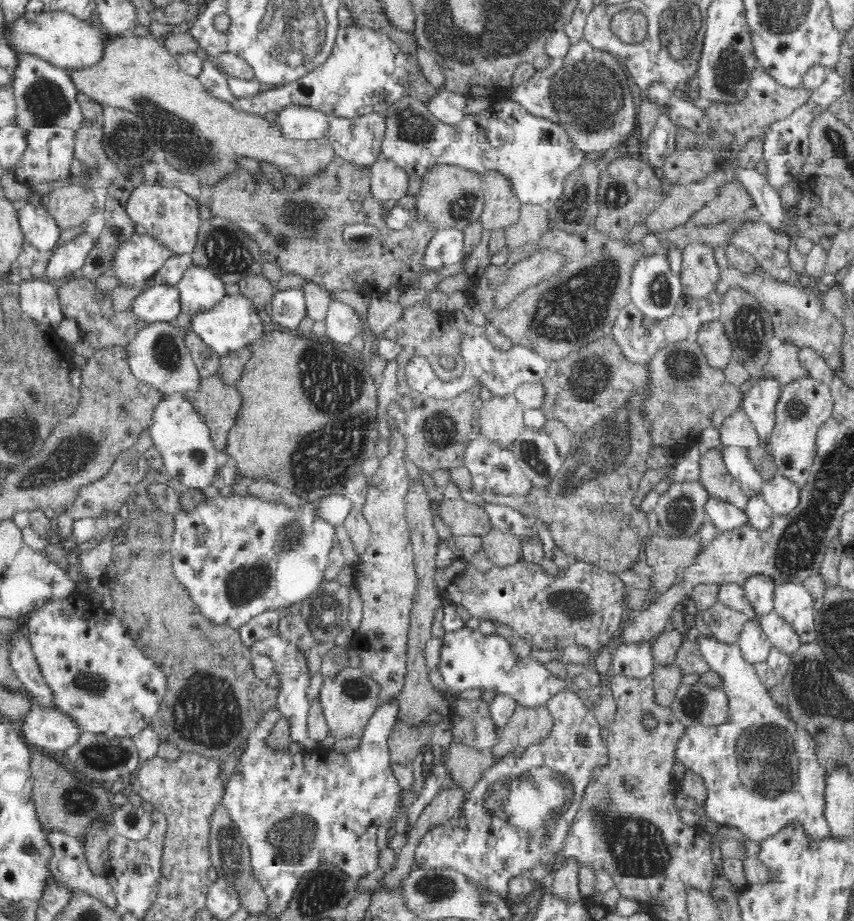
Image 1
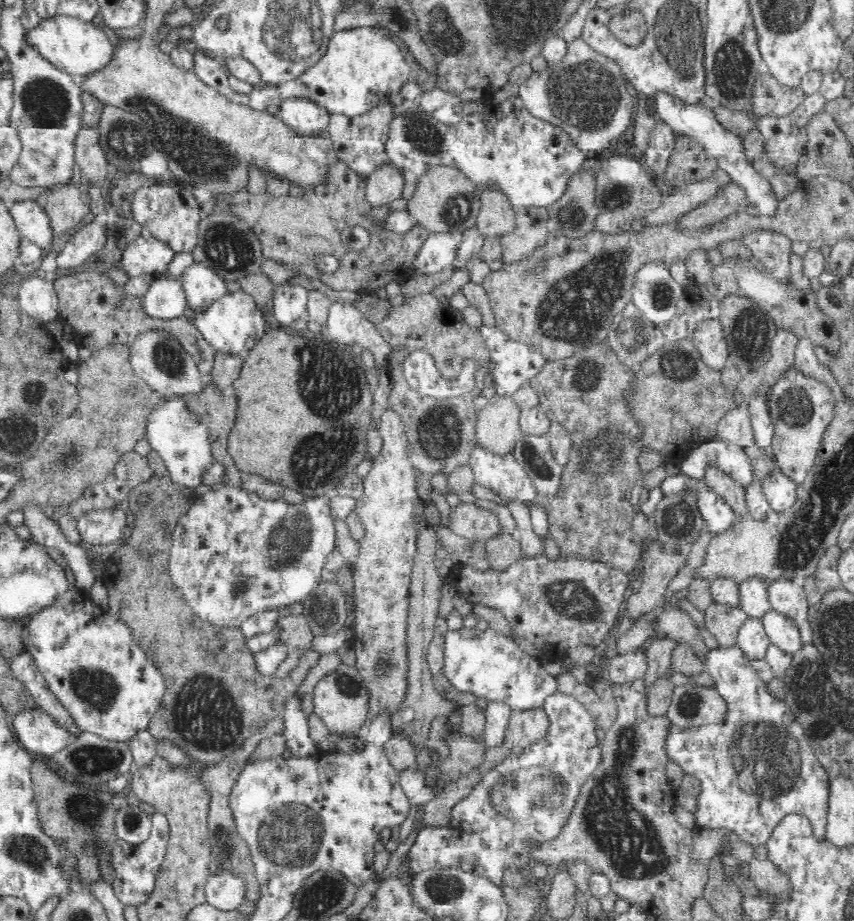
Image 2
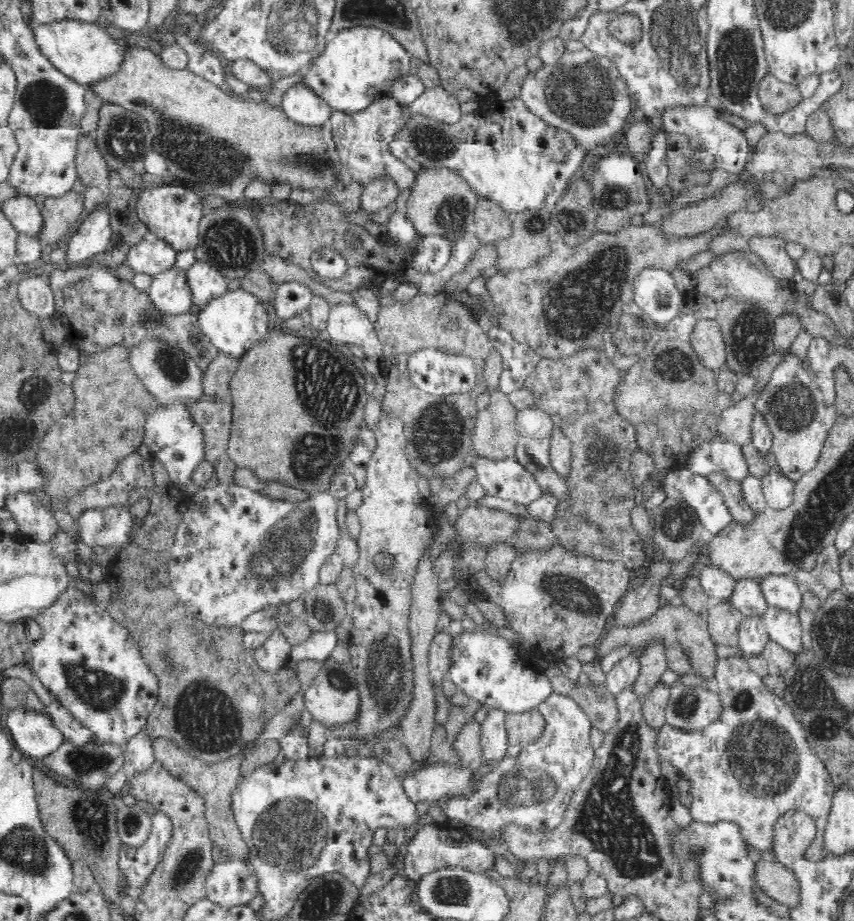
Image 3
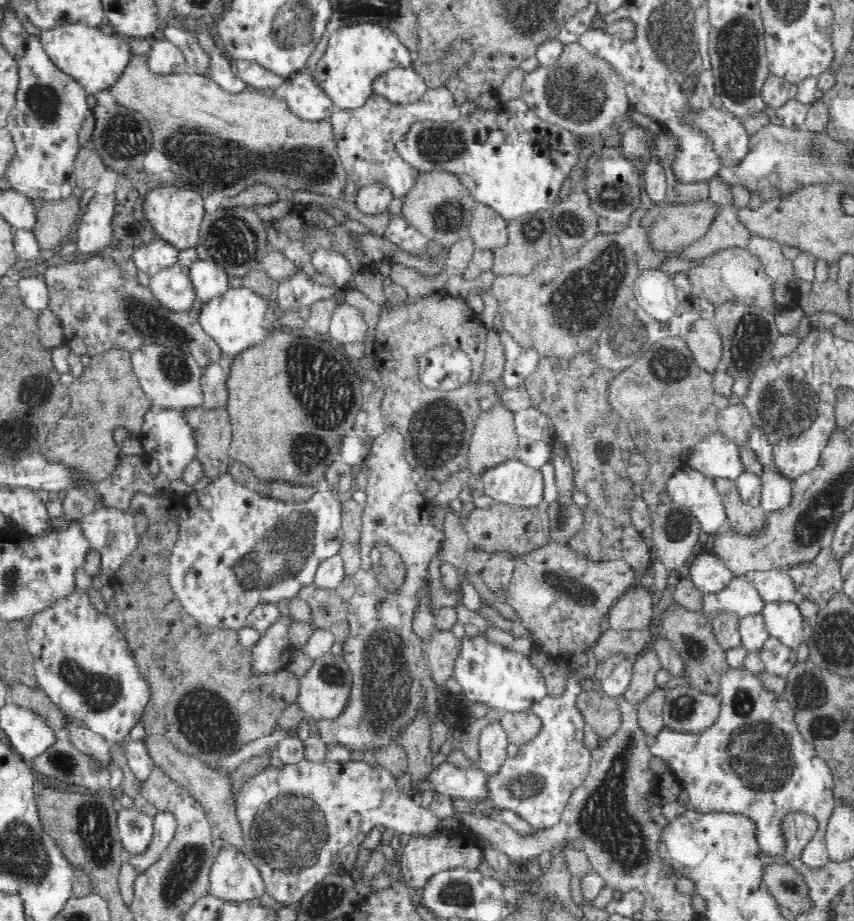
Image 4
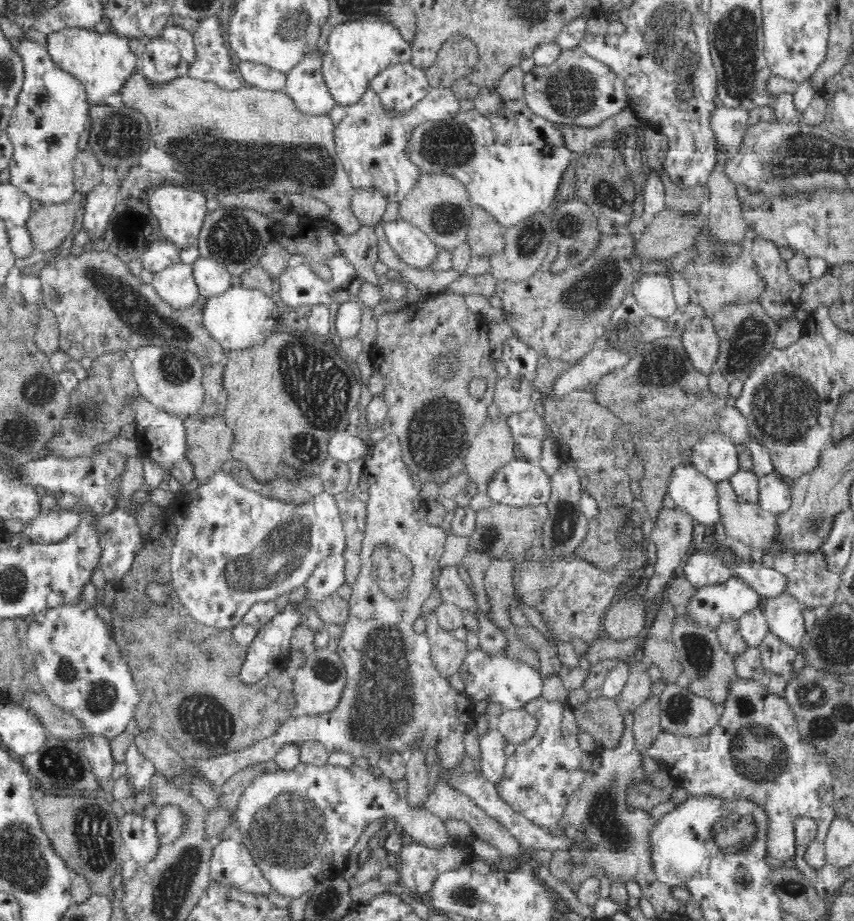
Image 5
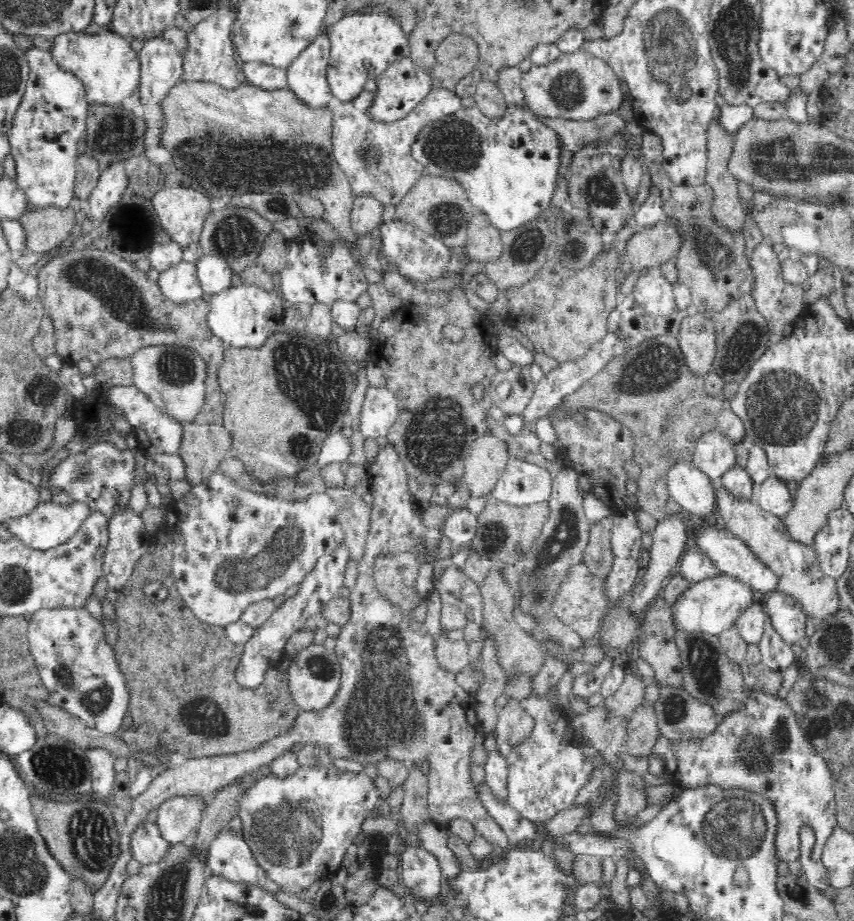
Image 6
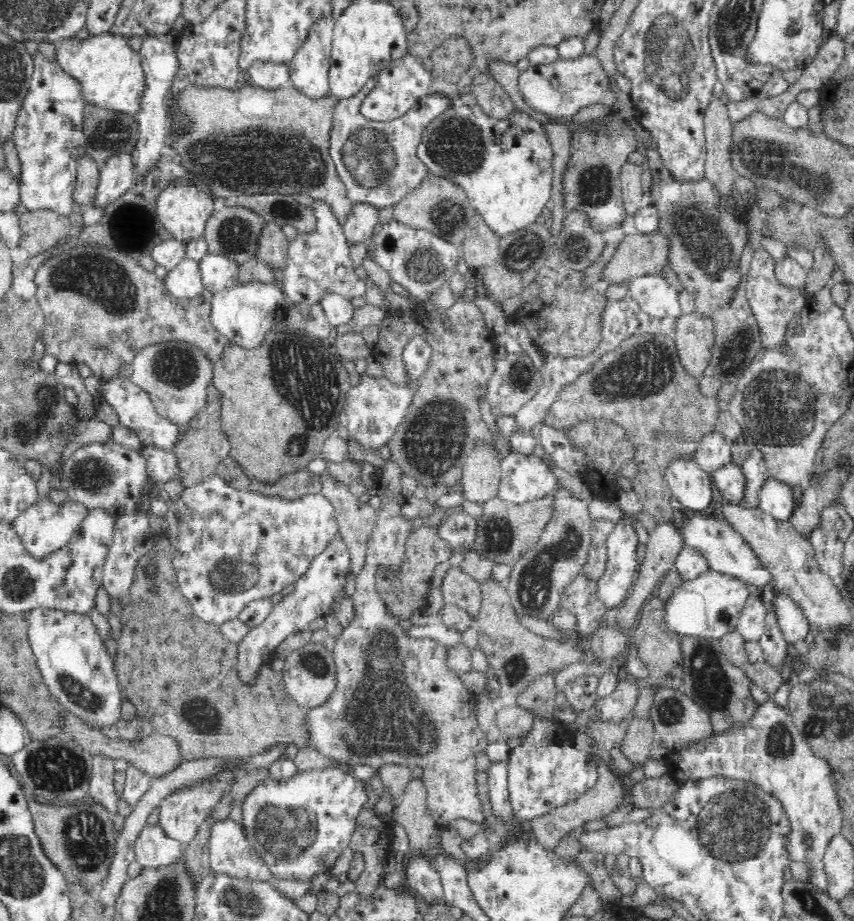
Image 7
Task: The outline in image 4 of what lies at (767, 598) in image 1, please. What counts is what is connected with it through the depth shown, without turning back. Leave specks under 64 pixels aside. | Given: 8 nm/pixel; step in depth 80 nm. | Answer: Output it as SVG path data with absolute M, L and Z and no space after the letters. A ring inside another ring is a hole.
M748 576L735 577L726 588L718 592L702 593L703 615L711 622L714 614L731 612L738 617L758 614L764 606L763 599L750 583Z

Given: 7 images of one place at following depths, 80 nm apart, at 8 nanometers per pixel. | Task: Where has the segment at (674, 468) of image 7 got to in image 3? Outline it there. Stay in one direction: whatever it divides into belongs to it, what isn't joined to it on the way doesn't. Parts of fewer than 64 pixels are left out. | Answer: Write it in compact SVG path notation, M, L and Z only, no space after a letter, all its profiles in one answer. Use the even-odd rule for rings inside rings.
M679 468L666 476L663 488L668 497L692 507L703 529L713 535L732 523L723 496L707 476Z

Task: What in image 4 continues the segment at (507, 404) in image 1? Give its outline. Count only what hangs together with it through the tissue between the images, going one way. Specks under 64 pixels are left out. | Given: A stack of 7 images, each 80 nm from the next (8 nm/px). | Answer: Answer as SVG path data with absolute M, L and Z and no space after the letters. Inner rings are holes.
M502 377L494 383L494 399L492 407L488 411L483 411L482 416L478 418L478 424L474 428L474 434L471 435L470 446L467 449L467 466L471 474L482 476L486 470L500 466L504 462L514 460L516 447L518 446L518 436L516 426L514 426L514 412L506 410L500 404L500 394L506 389Z

